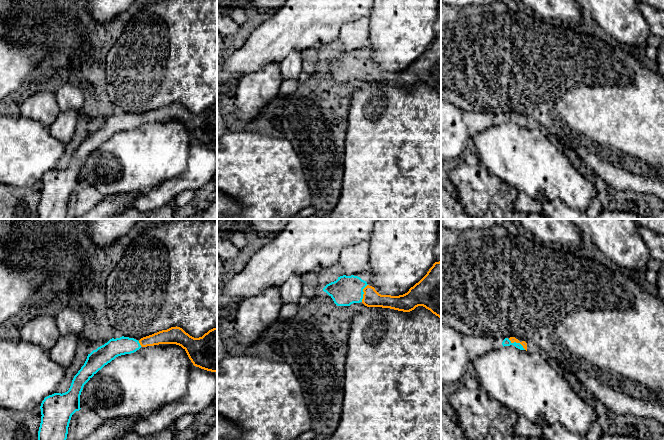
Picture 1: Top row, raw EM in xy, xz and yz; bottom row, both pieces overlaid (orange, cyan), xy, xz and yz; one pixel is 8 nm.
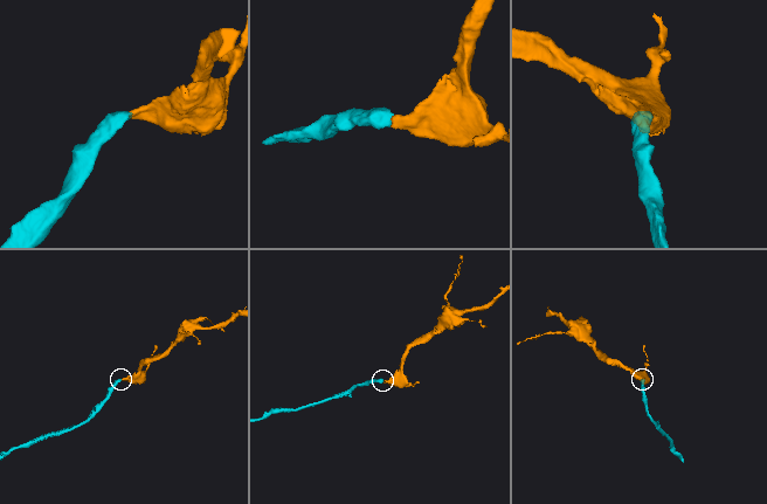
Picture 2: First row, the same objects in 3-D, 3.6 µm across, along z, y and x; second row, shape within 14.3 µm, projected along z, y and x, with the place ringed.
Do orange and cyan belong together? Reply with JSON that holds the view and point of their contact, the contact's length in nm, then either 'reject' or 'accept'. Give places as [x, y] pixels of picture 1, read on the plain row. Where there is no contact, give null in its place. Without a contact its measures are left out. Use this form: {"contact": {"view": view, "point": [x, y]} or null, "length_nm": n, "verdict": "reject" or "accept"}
{"contact": {"view": "yz", "point": [517, 118]}, "length_nm": 170, "verdict": "accept"}

